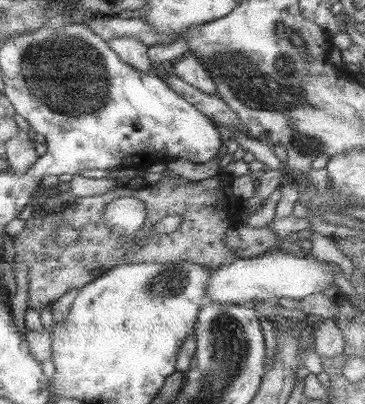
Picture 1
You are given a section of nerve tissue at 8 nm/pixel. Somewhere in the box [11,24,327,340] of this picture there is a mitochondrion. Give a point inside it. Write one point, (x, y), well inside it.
(70, 77)

